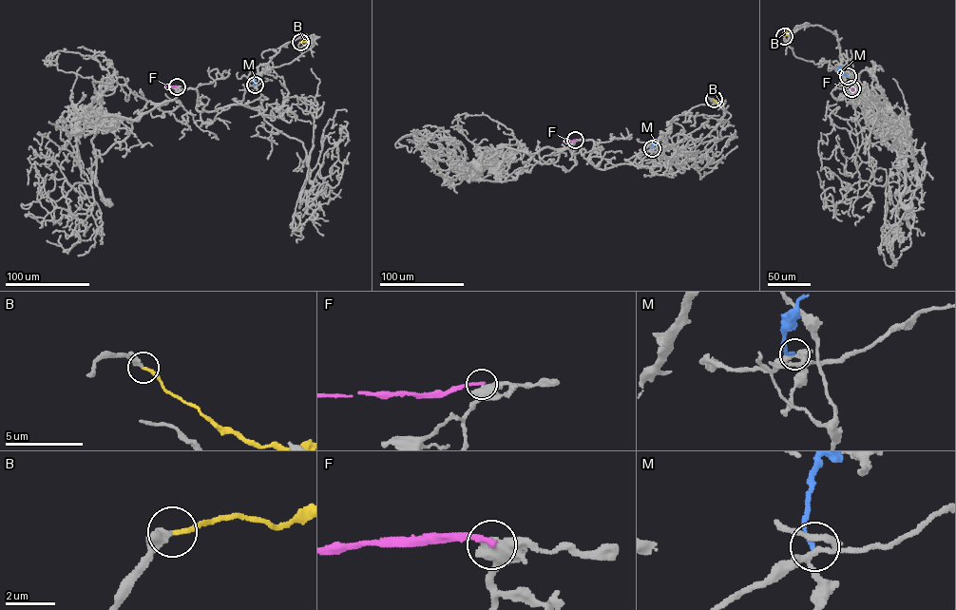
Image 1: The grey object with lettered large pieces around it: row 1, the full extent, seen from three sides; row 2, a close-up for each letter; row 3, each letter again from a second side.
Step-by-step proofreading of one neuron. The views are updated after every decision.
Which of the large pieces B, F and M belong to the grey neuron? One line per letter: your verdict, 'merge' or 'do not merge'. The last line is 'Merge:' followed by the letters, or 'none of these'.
B: merge
F: do not merge
M: do not merge
Merge: B

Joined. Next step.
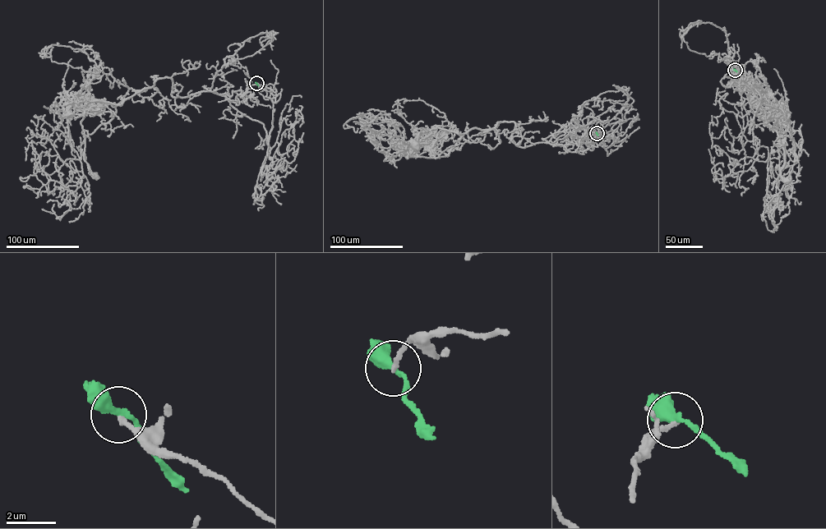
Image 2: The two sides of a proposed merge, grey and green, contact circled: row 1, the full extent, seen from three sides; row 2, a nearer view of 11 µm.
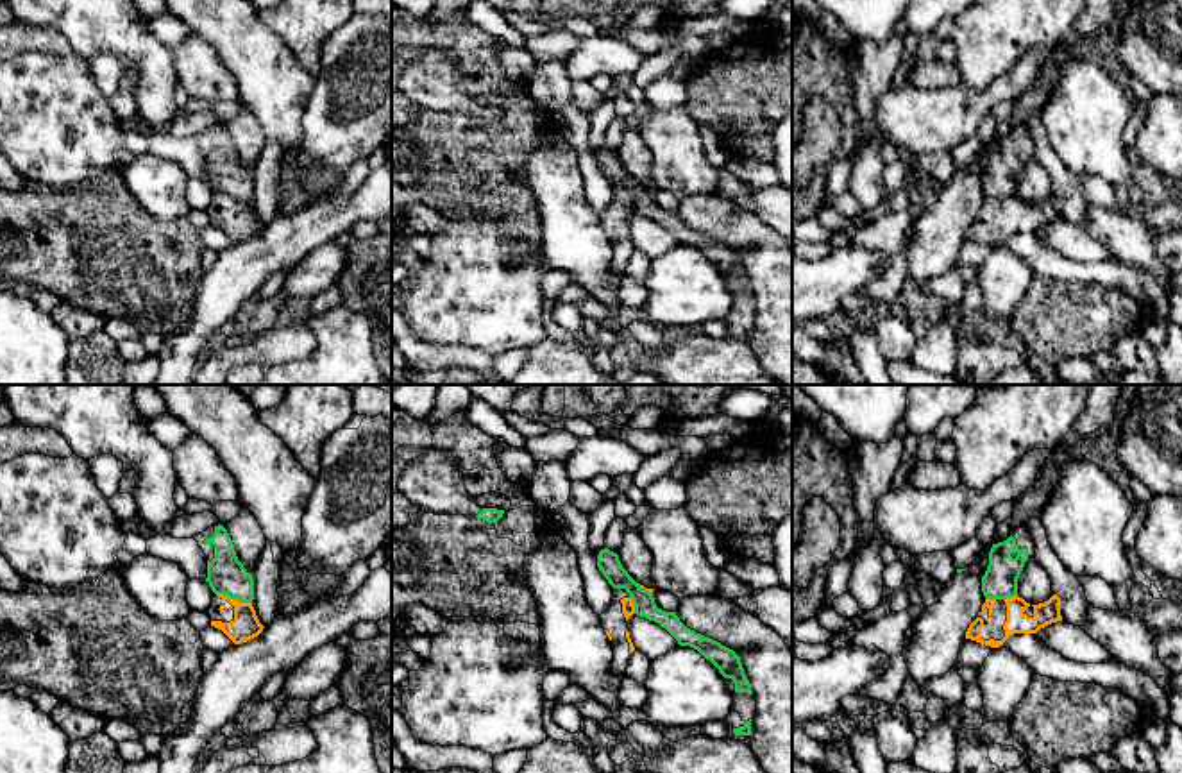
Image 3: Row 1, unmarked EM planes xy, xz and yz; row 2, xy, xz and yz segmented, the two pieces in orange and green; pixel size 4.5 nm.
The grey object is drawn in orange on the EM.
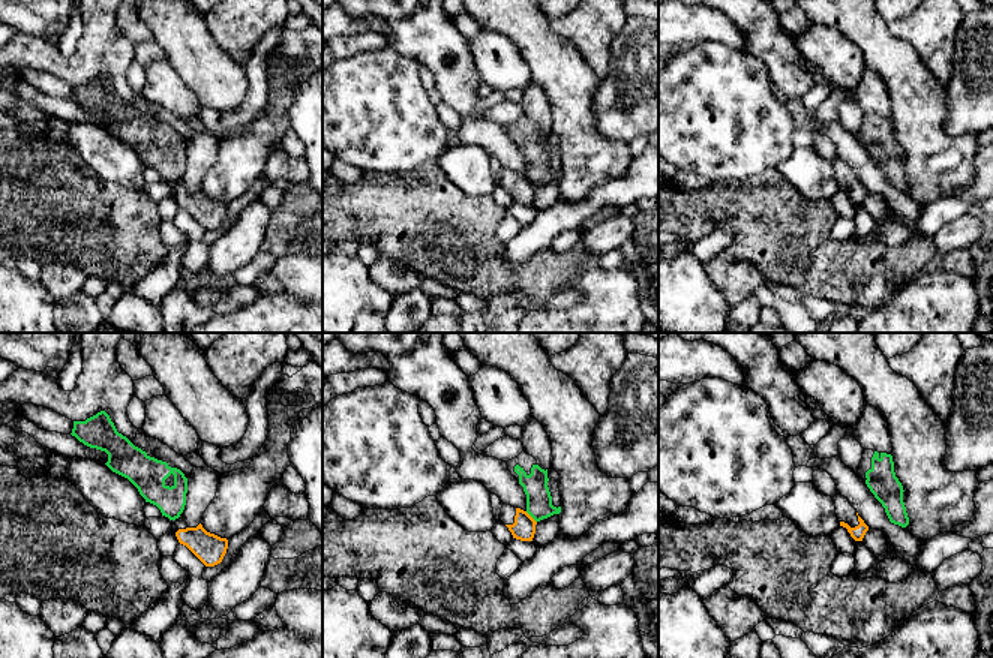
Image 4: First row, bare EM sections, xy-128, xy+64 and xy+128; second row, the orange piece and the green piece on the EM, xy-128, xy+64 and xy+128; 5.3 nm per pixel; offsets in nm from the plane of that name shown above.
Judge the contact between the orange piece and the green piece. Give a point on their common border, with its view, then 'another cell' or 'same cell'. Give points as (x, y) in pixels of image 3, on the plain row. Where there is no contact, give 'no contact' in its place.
xy (235, 199) | another cell

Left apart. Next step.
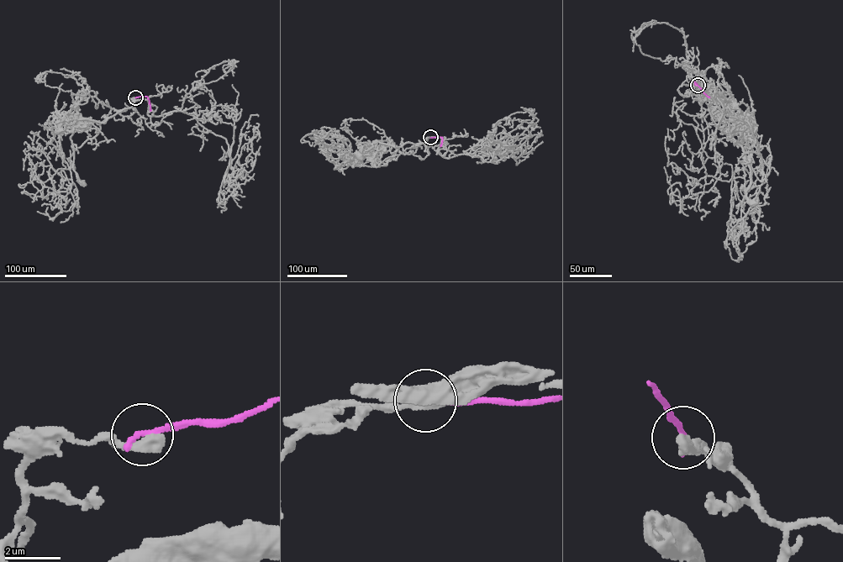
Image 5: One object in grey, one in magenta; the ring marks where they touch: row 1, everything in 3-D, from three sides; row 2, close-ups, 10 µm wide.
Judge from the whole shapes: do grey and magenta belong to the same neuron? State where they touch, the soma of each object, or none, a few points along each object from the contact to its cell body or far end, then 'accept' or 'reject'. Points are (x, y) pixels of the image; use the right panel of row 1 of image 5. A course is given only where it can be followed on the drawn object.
(698, 85) | grey (754, 202) | magenta none | grey via (697, 85), (742, 149), (750, 169), (746, 195), (754, 202) | magenta via (697, 85), (709, 97) | reject

